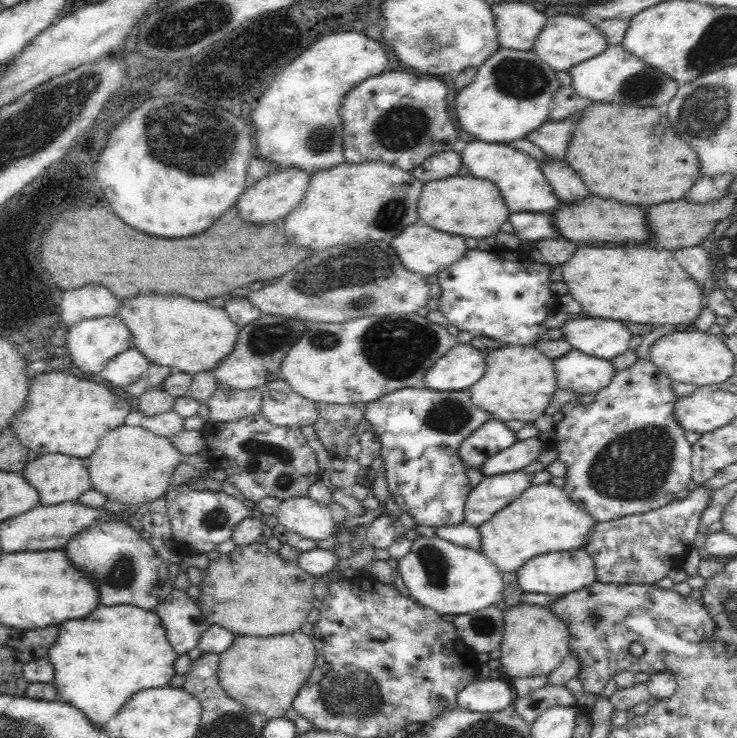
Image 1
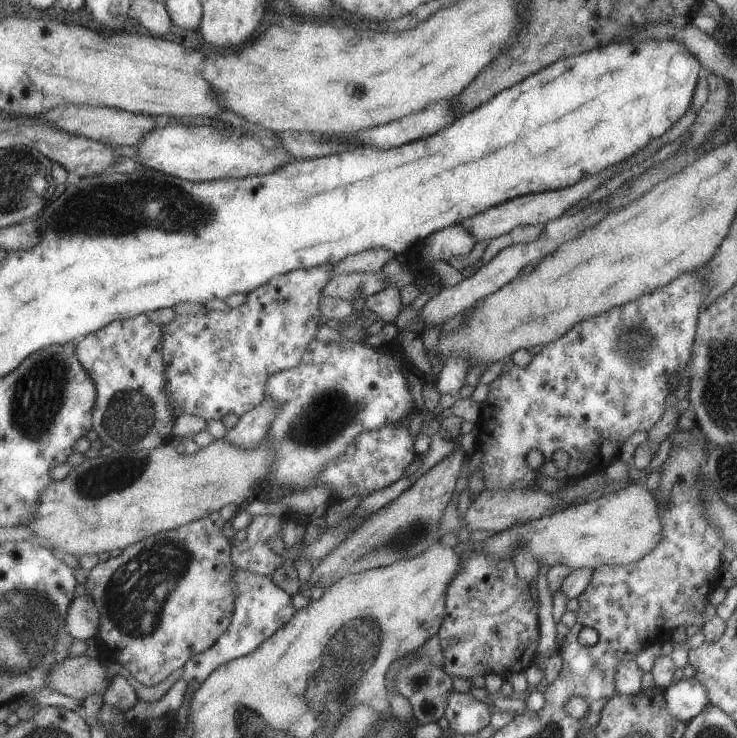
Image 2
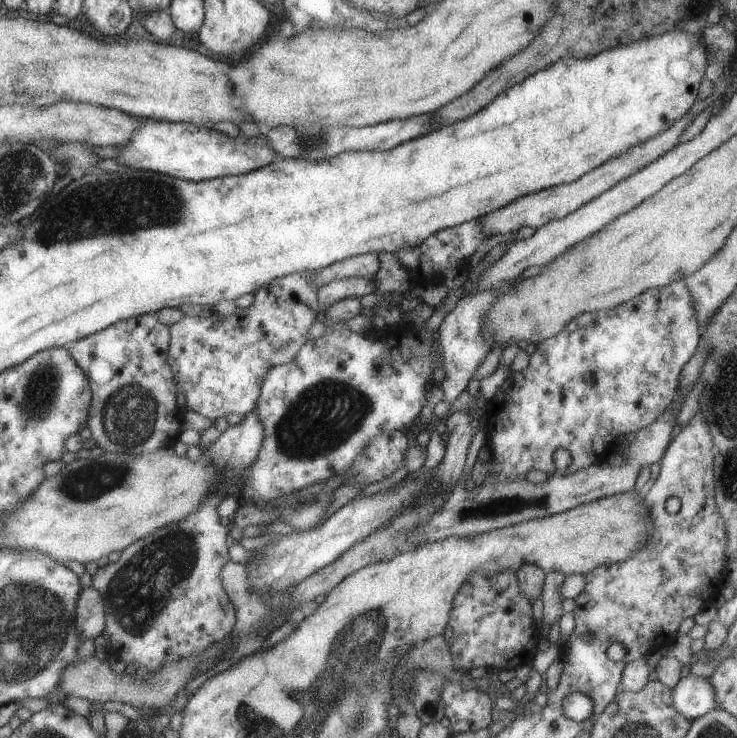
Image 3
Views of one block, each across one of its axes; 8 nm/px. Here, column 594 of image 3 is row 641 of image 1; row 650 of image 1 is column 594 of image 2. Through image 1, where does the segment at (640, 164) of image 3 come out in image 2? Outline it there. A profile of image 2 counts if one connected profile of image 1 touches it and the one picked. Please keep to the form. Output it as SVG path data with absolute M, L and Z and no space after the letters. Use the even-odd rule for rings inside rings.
M614 166L607 167L597 174L576 182L573 186L565 187L556 191L545 191L542 193L521 195L501 204L490 206L483 212L478 212L469 218L464 218L459 224L474 238L475 242L490 240L501 234L508 233L515 226L525 224L543 224L547 221L557 219L560 214L580 199L586 197L605 180L613 177Z

